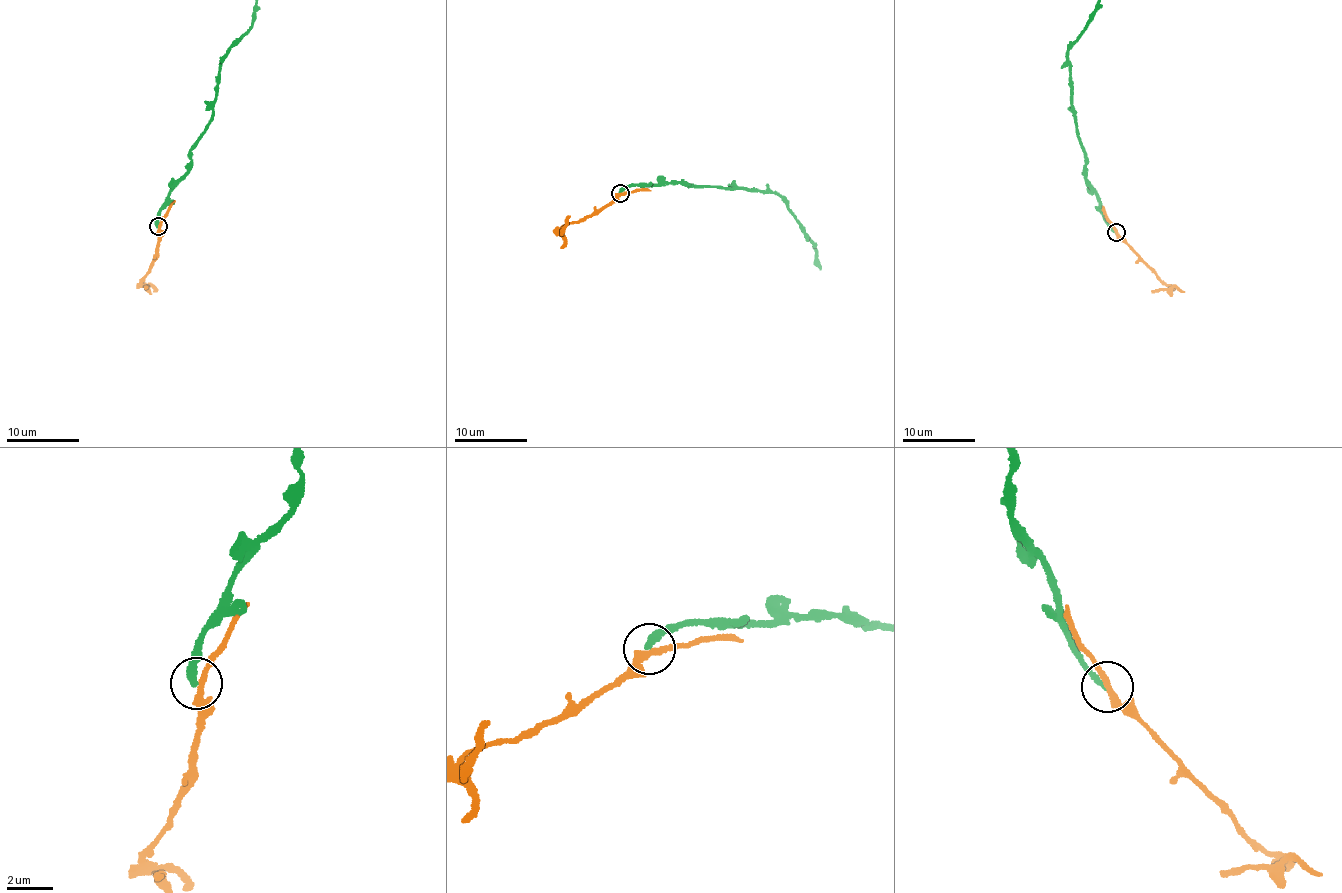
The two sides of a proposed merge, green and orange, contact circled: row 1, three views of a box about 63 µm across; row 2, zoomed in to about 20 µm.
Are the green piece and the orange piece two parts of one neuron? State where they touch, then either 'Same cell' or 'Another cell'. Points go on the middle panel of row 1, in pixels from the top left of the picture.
Place: (620, 193). Another cell

